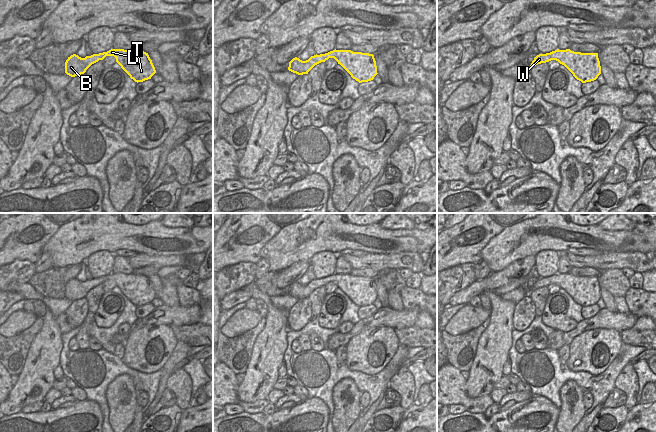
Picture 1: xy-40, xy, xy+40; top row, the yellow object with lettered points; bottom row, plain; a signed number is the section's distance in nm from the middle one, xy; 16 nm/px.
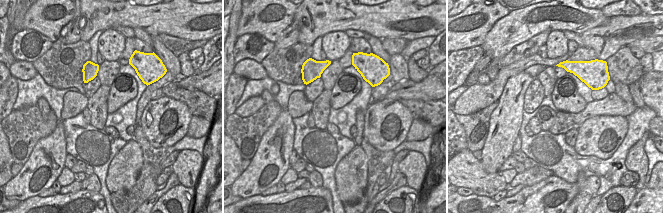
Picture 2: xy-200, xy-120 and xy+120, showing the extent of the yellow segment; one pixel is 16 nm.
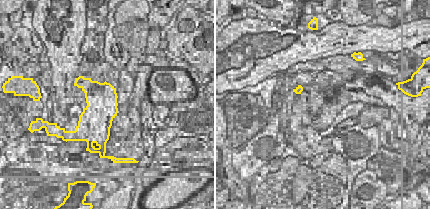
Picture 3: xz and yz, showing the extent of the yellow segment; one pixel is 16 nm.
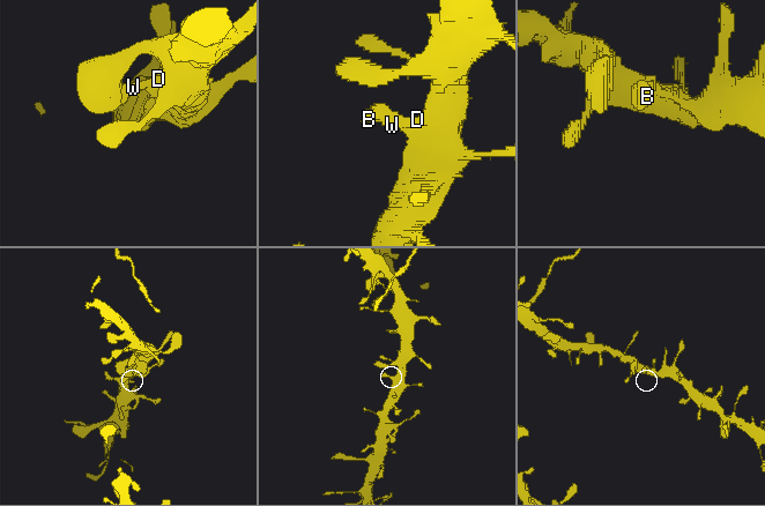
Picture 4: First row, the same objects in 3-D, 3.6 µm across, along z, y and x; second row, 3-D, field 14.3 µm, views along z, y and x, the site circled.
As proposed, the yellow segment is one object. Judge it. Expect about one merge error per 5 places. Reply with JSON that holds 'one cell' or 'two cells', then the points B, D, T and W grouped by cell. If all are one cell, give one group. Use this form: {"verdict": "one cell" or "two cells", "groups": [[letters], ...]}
{"verdict": "one cell", "groups": [["B", "D", "T", "W"]]}

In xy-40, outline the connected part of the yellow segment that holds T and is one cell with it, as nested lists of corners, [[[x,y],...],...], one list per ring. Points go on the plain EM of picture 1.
[[[111,273],[85,282],[73,278],[65,286],[65,297],[71,301],[84,298],[92,288],[103,284],[106,280],[114,280],[121,292],[137,307],[151,303],[156,297],[148,277],[134,273]]]

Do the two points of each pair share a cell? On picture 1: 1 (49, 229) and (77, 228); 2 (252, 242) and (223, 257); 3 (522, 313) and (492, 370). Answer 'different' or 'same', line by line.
1: different
2: same
3: different

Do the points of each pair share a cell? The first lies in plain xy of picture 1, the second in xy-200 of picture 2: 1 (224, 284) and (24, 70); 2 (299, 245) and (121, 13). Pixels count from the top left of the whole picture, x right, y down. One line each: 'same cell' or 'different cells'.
1: different cells
2: same cell

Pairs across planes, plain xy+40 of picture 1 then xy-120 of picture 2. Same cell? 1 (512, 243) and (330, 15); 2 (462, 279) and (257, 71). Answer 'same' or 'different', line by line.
1: same
2: different

